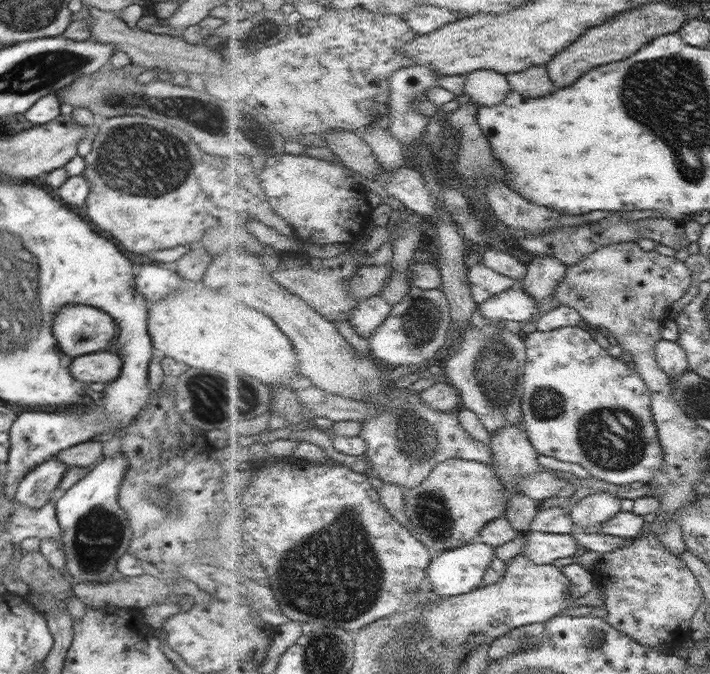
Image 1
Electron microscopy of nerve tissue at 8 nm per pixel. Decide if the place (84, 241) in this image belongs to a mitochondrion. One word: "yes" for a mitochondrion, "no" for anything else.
no

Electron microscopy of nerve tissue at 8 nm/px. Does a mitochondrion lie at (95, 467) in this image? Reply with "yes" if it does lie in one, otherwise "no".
no

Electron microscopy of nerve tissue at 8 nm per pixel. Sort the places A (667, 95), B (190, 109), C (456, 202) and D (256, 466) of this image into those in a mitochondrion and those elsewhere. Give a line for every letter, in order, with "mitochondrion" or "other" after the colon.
A: mitochondrion
B: mitochondrion
C: mitochondrion
D: other

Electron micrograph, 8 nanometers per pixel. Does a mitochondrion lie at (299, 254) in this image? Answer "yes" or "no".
no

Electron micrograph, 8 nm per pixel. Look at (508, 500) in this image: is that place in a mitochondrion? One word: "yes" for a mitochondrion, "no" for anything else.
no

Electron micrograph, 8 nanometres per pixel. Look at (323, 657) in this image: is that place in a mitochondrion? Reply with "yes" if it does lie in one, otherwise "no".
yes

